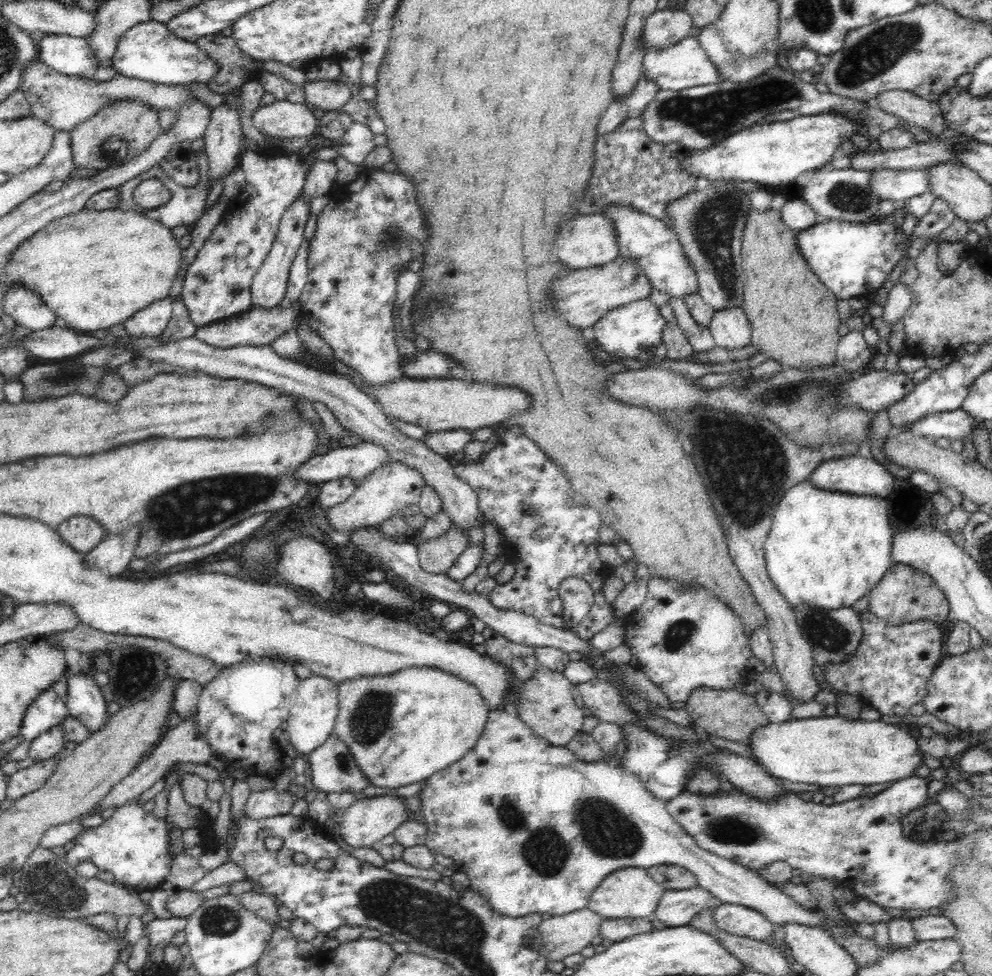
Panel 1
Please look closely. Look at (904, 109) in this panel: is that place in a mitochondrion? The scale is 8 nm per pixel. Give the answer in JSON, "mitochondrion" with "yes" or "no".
{"mitochondrion":"no"}

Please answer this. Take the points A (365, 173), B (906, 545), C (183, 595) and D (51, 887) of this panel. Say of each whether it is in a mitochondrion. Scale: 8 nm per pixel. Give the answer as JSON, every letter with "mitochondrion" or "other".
{"A":"other","B":"other","C":"other","D":"mitochondrion"}

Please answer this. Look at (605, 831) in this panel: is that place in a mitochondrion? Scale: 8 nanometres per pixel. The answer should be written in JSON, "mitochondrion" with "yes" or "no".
{"mitochondrion":"yes"}

